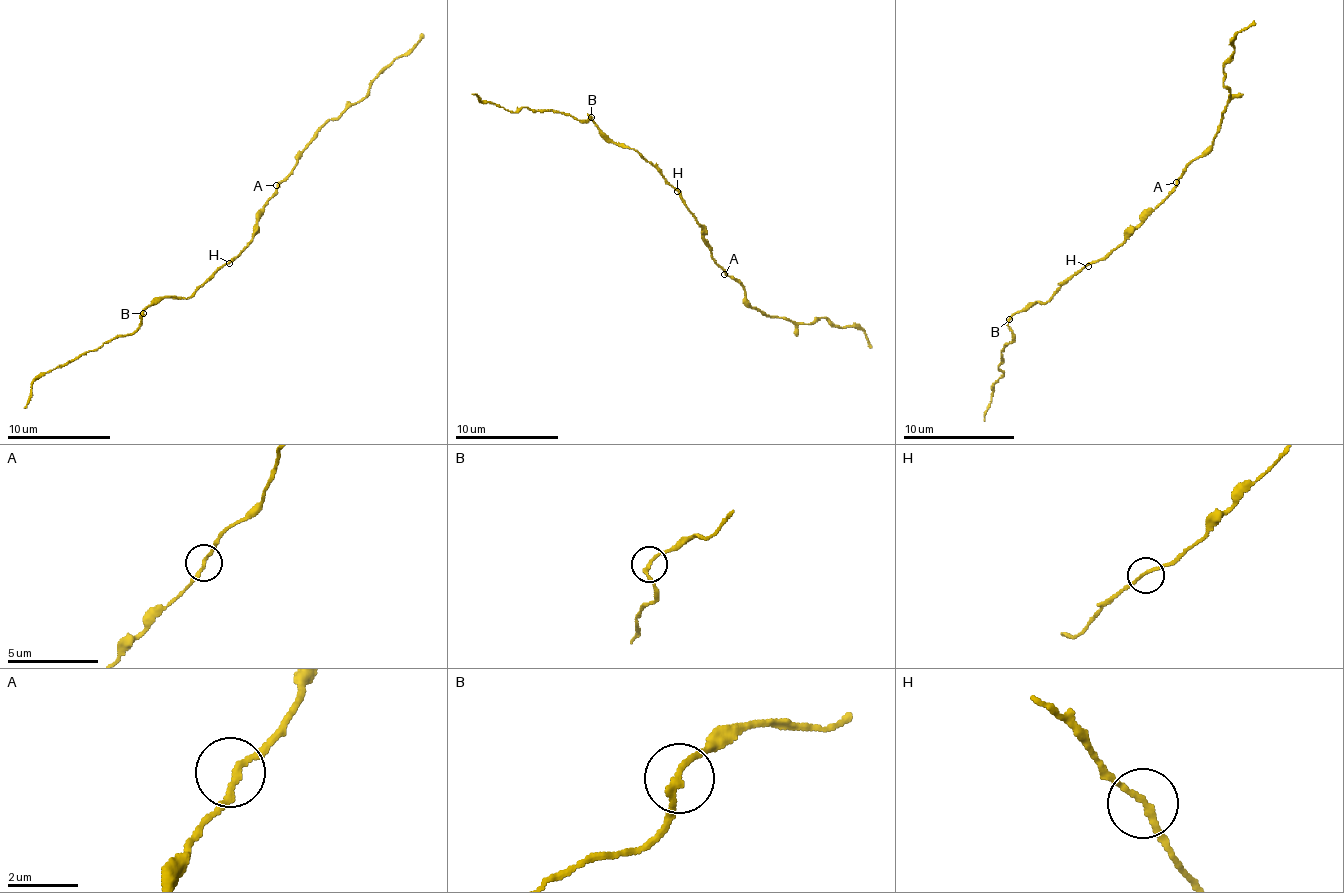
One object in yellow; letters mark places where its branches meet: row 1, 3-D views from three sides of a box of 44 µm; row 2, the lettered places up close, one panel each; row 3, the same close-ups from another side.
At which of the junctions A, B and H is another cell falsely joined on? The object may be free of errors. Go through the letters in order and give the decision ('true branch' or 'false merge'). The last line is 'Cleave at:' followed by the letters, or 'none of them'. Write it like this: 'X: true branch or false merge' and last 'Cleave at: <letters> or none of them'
A: true branch
B: true branch
H: true branch
Cleave at: none of them

